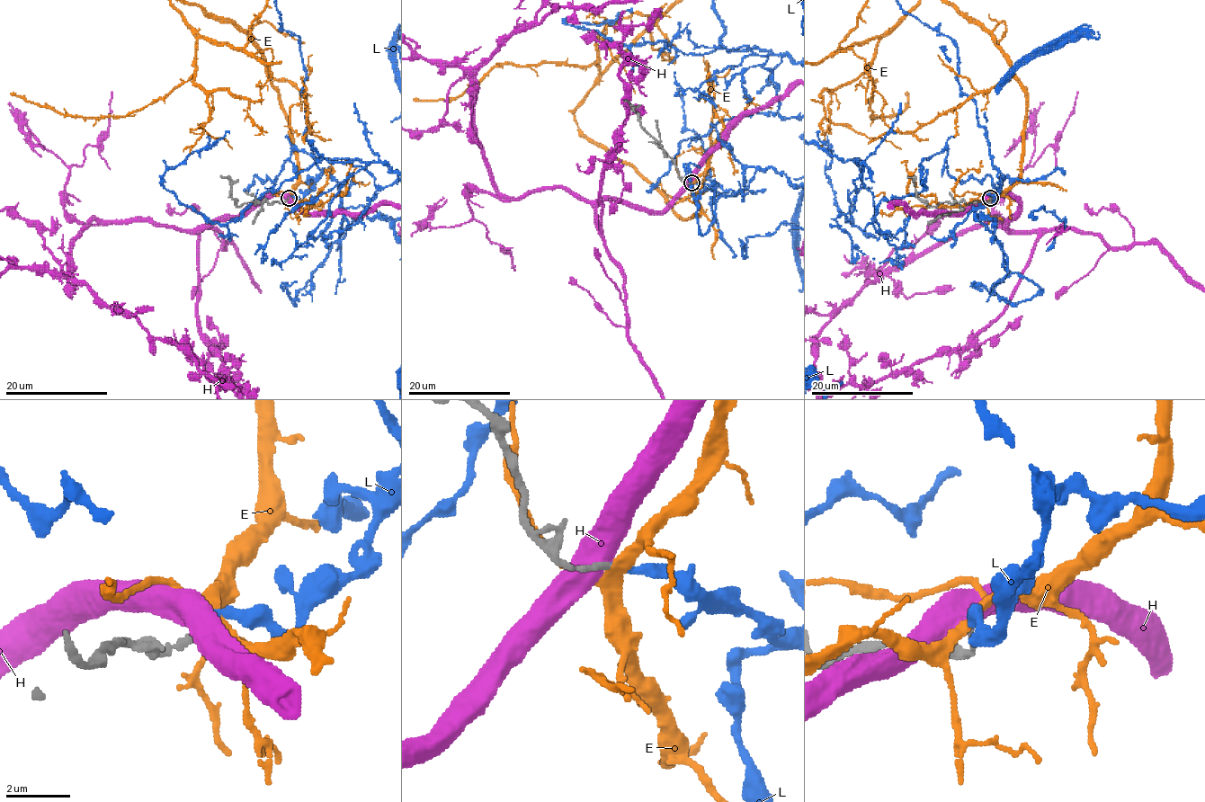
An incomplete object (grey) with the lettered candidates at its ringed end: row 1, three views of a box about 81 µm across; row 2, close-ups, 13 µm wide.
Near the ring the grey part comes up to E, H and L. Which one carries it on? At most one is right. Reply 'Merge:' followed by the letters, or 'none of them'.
Merge: L

